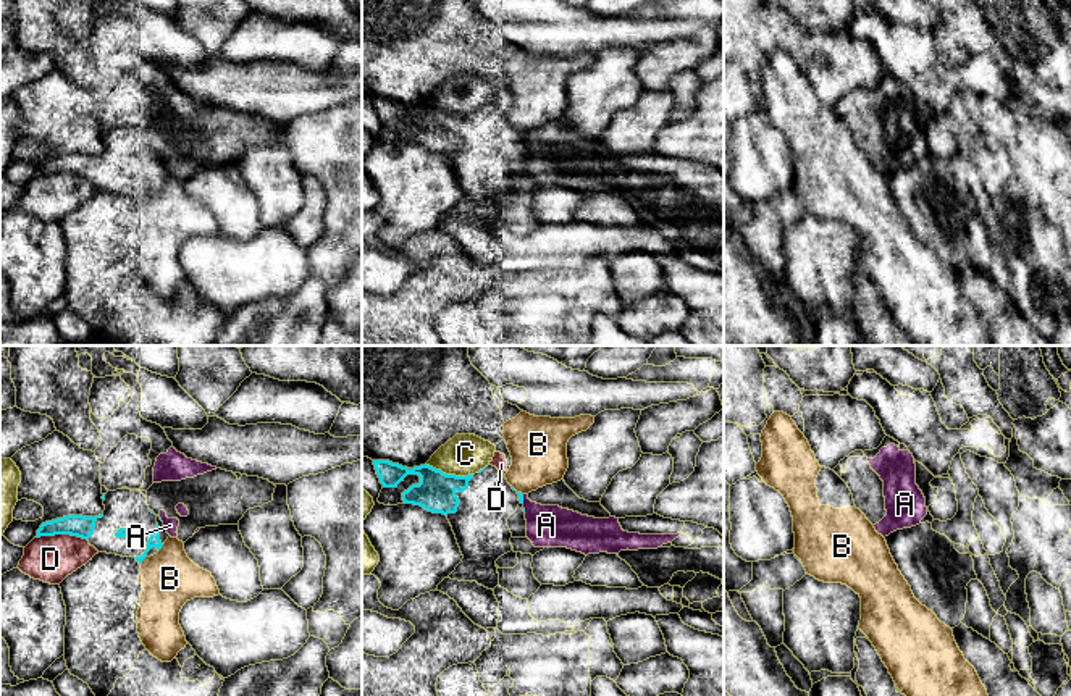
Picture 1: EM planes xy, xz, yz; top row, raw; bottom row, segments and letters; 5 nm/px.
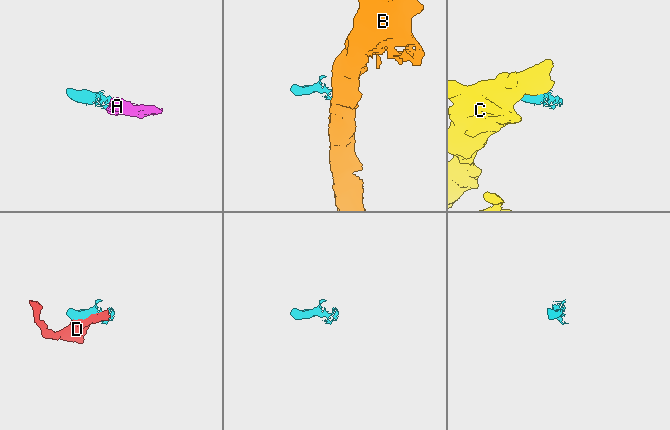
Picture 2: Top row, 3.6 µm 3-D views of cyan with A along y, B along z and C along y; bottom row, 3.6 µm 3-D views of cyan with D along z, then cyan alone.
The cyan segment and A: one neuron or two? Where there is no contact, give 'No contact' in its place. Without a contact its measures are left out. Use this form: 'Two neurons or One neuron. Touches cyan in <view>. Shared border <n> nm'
Two neurons. Touches cyan in xz. Shared border 50 nm

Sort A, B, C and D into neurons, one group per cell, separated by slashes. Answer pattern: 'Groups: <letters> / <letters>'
Groups: A D / B / C

